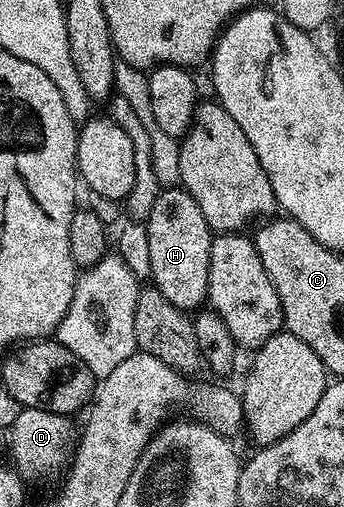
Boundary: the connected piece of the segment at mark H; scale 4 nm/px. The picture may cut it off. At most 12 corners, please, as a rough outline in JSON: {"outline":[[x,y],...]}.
{"outline":[[185,188],[144,223],[149,279],[176,308],[207,299],[212,229]]}

